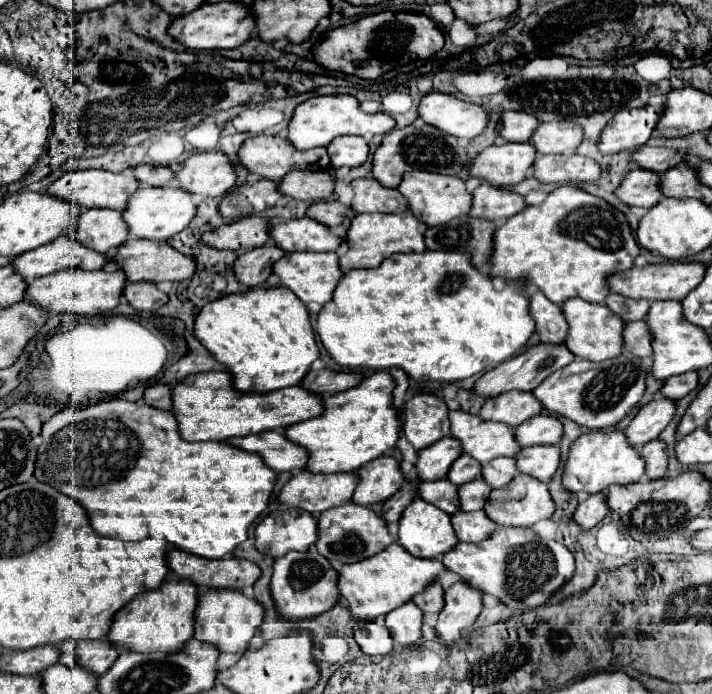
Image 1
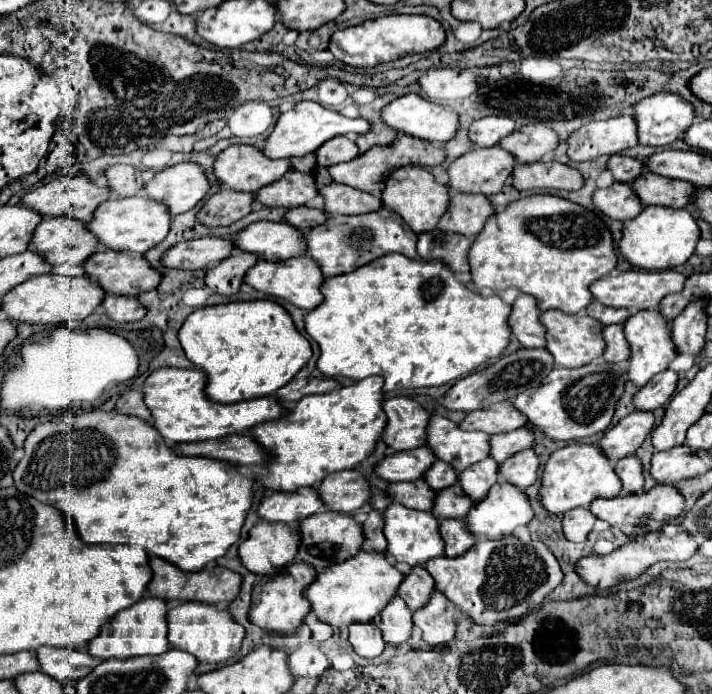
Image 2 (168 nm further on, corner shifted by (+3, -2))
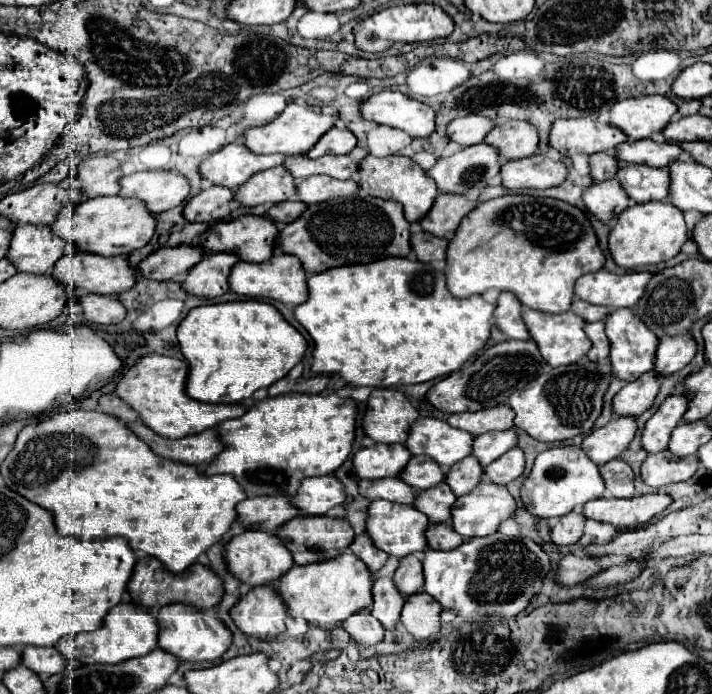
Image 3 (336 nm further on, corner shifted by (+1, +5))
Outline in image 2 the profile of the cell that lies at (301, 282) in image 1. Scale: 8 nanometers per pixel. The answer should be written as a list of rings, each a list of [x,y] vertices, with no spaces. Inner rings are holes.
[[[306,255],[290,257],[286,261],[276,261],[276,263],[260,259],[244,275],[244,283],[250,285],[252,289],[256,289],[260,293],[266,293],[266,295],[272,295],[272,297],[278,297],[278,299],[286,299],[288,303],[292,303],[300,309],[306,309],[306,311],[312,311],[322,303],[322,293],[320,293],[320,283],[322,281],[324,281],[324,275],[322,275],[318,263],[312,261]]]

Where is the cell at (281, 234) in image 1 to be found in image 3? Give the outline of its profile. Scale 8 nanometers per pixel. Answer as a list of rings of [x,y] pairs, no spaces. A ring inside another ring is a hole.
[[[238,216],[206,232],[204,250],[234,252],[246,262],[264,262],[276,250],[278,226],[268,216]]]

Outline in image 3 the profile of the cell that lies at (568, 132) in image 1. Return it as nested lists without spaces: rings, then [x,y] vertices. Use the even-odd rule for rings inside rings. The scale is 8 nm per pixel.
[[[510,120],[496,126],[486,138],[490,146],[500,150],[506,160],[518,160],[538,154],[538,130],[524,120]]]

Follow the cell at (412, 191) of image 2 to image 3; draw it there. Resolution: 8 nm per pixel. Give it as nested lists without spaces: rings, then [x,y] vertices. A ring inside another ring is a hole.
[[[368,154],[360,164],[358,184],[370,196],[400,202],[404,206],[404,214],[406,214],[408,222],[418,222],[418,218],[428,214],[430,206],[434,204],[434,198],[438,196],[438,188],[436,188],[434,180],[426,174],[426,170],[420,168],[412,158],[400,156],[400,154],[386,156],[386,158],[376,158],[376,156]]]

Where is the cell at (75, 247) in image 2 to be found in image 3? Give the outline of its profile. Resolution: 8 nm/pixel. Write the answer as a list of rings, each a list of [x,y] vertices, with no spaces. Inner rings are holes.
[[[18,224],[12,234],[8,258],[20,272],[46,274],[64,256],[68,246],[70,244],[56,236],[50,226]]]

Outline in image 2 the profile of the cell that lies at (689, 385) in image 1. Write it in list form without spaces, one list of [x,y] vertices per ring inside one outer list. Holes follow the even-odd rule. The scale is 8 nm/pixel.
[[[664,371],[658,373],[656,377],[652,377],[652,381],[648,381],[648,385],[644,385],[632,399],[634,409],[638,411],[654,411],[664,407],[672,393],[676,391],[676,383],[678,383],[678,375],[674,371]]]

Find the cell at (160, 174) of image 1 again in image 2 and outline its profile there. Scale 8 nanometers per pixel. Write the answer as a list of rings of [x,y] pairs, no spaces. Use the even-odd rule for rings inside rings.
[[[112,165],[104,171],[104,177],[108,179],[108,189],[118,197],[134,197],[144,187],[142,173],[130,165]]]

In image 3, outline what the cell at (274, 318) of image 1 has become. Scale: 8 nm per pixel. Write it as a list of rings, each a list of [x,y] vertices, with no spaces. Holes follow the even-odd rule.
[[[240,300],[192,308],[178,326],[178,342],[190,364],[188,396],[210,404],[248,400],[258,388],[284,378],[304,356],[306,338],[268,302]]]

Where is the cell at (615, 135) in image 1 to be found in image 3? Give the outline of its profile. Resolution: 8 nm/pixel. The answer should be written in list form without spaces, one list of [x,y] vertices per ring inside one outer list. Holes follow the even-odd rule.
[[[594,116],[556,120],[550,130],[550,146],[562,156],[574,156],[578,152],[608,152],[622,142],[626,142],[626,134],[622,130],[608,122],[600,122]]]

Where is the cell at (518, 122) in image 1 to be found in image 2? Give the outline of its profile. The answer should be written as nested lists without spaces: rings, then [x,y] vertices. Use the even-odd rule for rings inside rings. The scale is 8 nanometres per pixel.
[[[482,117],[470,125],[468,139],[474,143],[474,147],[492,147],[502,137],[510,135],[514,127],[516,123],[508,117]]]

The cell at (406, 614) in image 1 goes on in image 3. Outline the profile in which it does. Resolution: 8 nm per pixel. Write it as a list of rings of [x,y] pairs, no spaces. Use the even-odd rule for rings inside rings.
[[[378,578],[374,582],[372,594],[374,594],[372,616],[378,618],[386,630],[394,630],[400,620],[402,606],[406,602],[404,596],[398,592],[398,588],[390,578]]]

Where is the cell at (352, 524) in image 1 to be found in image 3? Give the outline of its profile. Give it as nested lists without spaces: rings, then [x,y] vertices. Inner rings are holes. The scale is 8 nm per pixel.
[[[296,516],[282,530],[278,532],[282,540],[286,542],[286,548],[292,552],[296,564],[310,564],[310,562],[322,562],[336,558],[338,554],[346,552],[348,546],[354,540],[354,530],[346,518],[330,518],[330,516]]]

